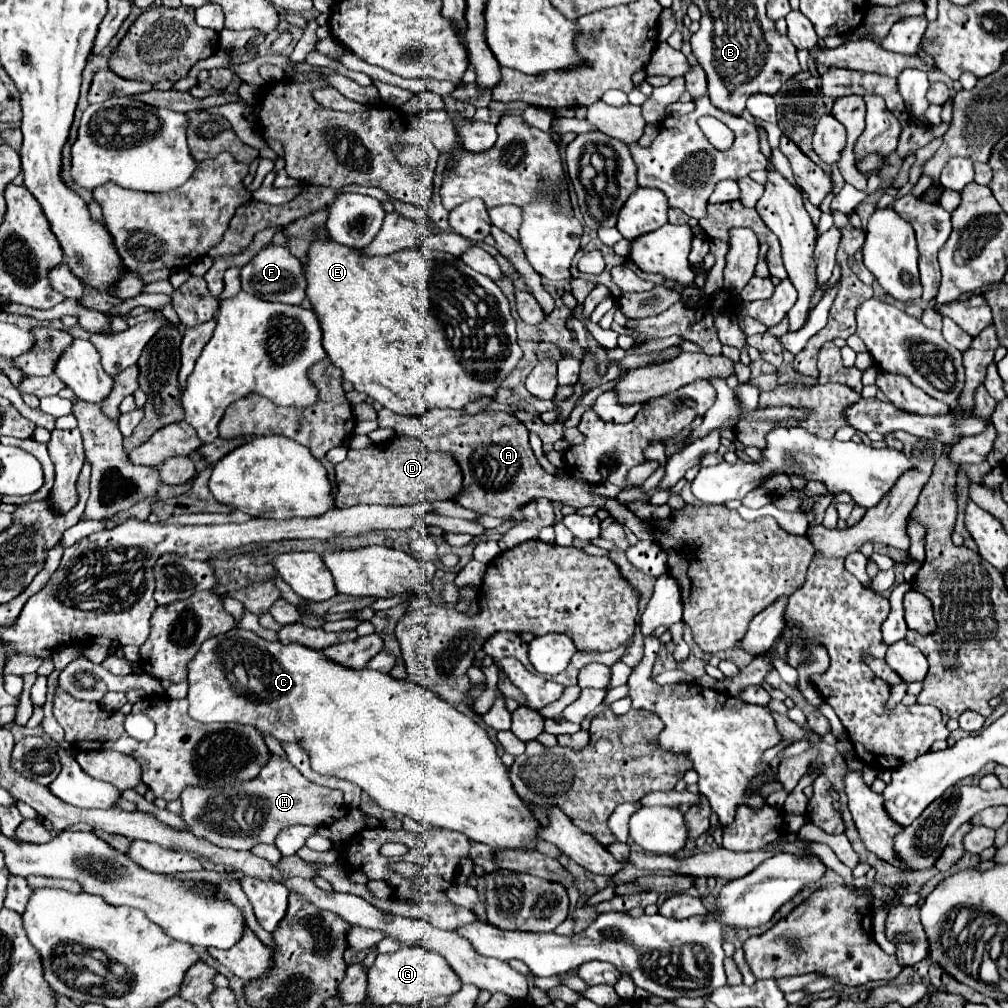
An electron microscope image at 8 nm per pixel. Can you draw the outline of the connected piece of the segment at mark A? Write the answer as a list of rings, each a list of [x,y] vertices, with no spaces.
[[[382,409],[378,411],[378,425],[392,427],[396,429],[396,433],[412,435],[420,439],[430,451],[452,453],[464,473],[464,491],[456,497],[456,503],[480,515],[510,517],[510,513],[514,509],[520,509],[526,501],[546,497],[550,501],[560,501],[564,505],[574,505],[578,509],[586,505],[604,505],[608,513],[612,513],[612,517],[618,523],[628,525],[628,529],[638,539],[642,541],[654,539],[652,525],[640,521],[624,505],[618,505],[616,499],[592,499],[590,485],[582,483],[582,479],[568,475],[566,477],[548,475],[534,457],[534,451],[528,443],[526,427],[508,411],[480,411],[476,415],[468,415],[456,409],[440,409],[440,411],[428,411],[428,415],[420,419],[408,419],[396,415],[394,411]]]

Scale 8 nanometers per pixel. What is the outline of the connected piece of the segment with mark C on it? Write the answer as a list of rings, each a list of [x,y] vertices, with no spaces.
[[[230,629],[224,635],[216,635],[216,637],[208,639],[200,647],[198,655],[188,663],[188,685],[190,685],[190,689],[188,689],[188,703],[190,703],[188,715],[194,721],[200,721],[200,723],[232,721],[232,723],[242,723],[242,725],[254,725],[256,729],[274,735],[280,743],[282,741],[294,741],[302,749],[308,751],[314,771],[318,771],[322,775],[332,775],[332,777],[340,777],[340,779],[356,783],[382,809],[388,809],[388,811],[392,811],[396,815],[412,817],[414,821],[422,823],[424,827],[442,827],[442,829],[450,829],[450,831],[460,831],[470,841],[490,845],[492,849],[524,849],[530,843],[538,841],[538,837],[540,837],[538,835],[540,823],[534,819],[532,811],[522,803],[522,799],[512,789],[512,781],[508,777],[508,769],[502,763],[502,759],[498,757],[496,747],[490,741],[486,729],[480,727],[468,715],[460,713],[456,707],[452,707],[450,703],[442,701],[438,695],[430,693],[428,689],[424,689],[420,685],[414,685],[414,683],[408,683],[408,681],[396,681],[390,675],[380,673],[380,671],[372,671],[372,669],[352,671],[348,667],[340,667],[340,665],[328,663],[320,651],[308,651],[306,647],[296,647],[296,643],[292,643],[290,647],[284,647],[282,643],[268,643],[266,639],[258,639],[256,633],[246,631],[246,629]]]

